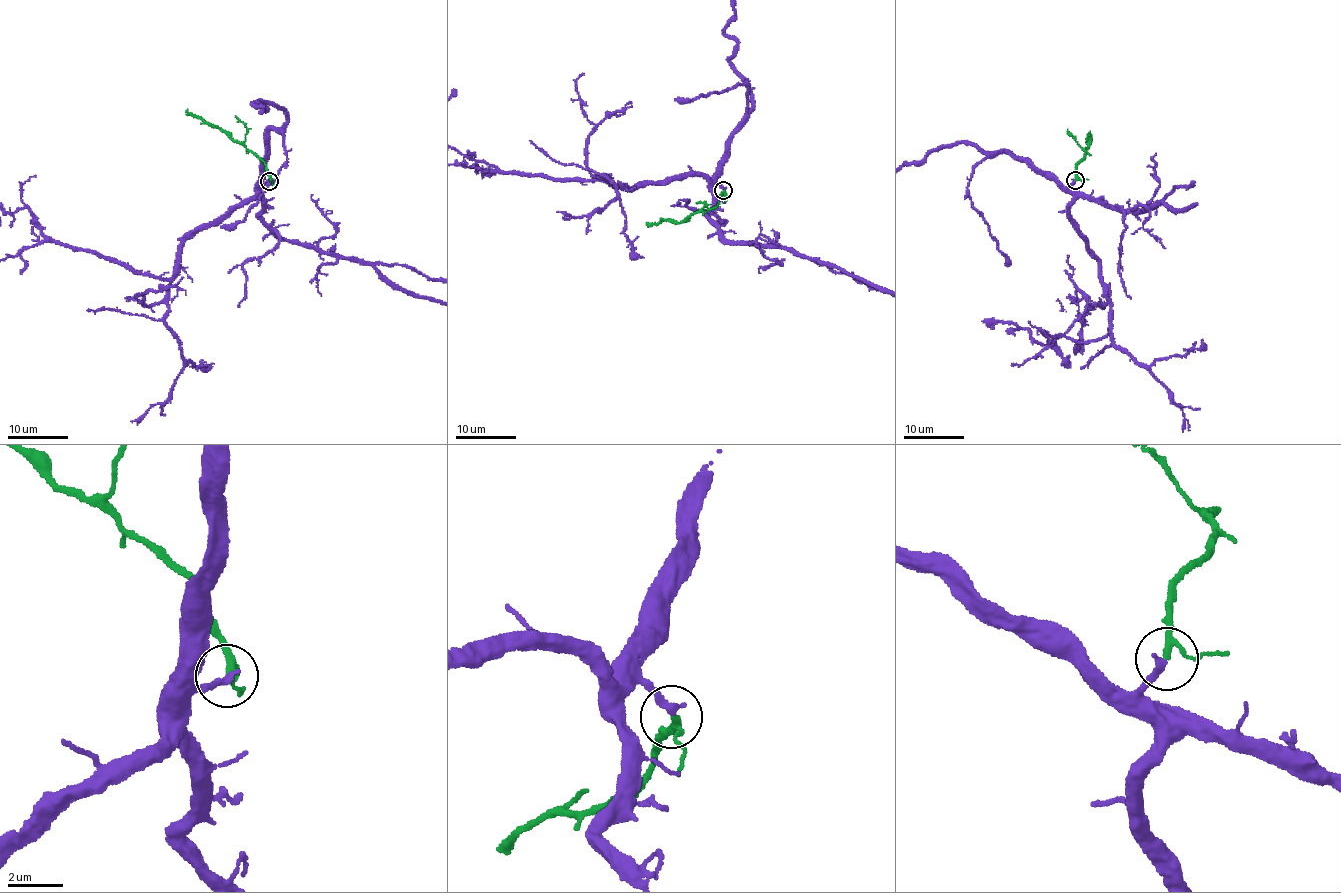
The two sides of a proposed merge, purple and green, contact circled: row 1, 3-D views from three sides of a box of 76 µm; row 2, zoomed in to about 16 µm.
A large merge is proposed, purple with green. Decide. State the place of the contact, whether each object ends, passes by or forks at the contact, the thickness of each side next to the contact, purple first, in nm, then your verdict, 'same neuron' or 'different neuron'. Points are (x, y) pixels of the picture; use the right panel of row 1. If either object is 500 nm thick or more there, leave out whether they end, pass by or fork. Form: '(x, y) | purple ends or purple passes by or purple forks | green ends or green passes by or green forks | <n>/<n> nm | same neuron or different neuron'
(1075, 180) | purple ends | green passes by | 280/200 nm | same neuron

